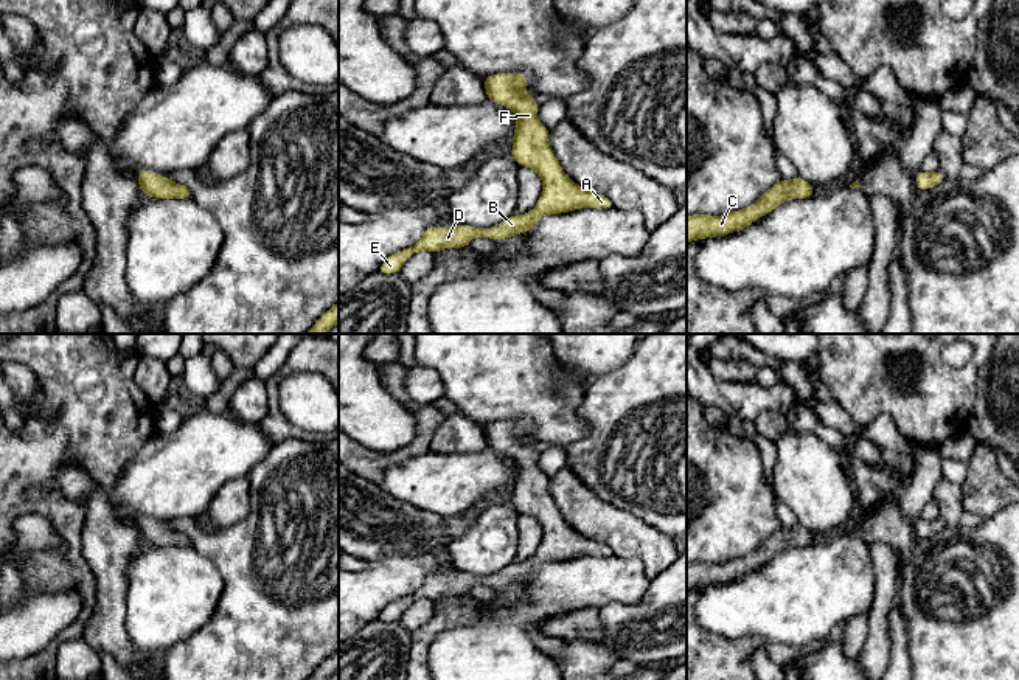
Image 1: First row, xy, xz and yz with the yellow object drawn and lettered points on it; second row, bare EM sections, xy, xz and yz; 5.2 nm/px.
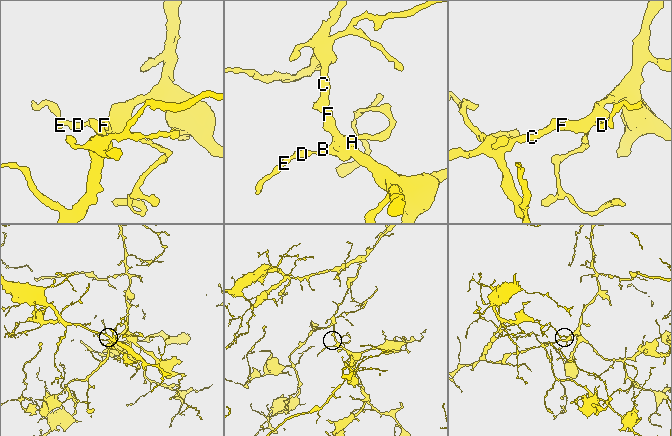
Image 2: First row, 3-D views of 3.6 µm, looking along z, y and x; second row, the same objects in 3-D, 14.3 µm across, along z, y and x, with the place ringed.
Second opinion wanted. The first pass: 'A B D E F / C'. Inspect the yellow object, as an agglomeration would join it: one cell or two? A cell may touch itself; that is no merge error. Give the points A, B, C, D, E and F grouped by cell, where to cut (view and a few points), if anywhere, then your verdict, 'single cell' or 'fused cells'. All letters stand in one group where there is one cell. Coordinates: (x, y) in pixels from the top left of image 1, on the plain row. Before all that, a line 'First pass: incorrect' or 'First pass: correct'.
First pass: incorrect
A B C D E F; no cut; single cell

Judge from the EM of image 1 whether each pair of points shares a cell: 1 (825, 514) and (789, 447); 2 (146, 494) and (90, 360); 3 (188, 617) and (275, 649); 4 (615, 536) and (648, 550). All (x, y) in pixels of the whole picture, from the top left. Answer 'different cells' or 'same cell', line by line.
1: same cell
2: different cells
3: different cells
4: same cell

